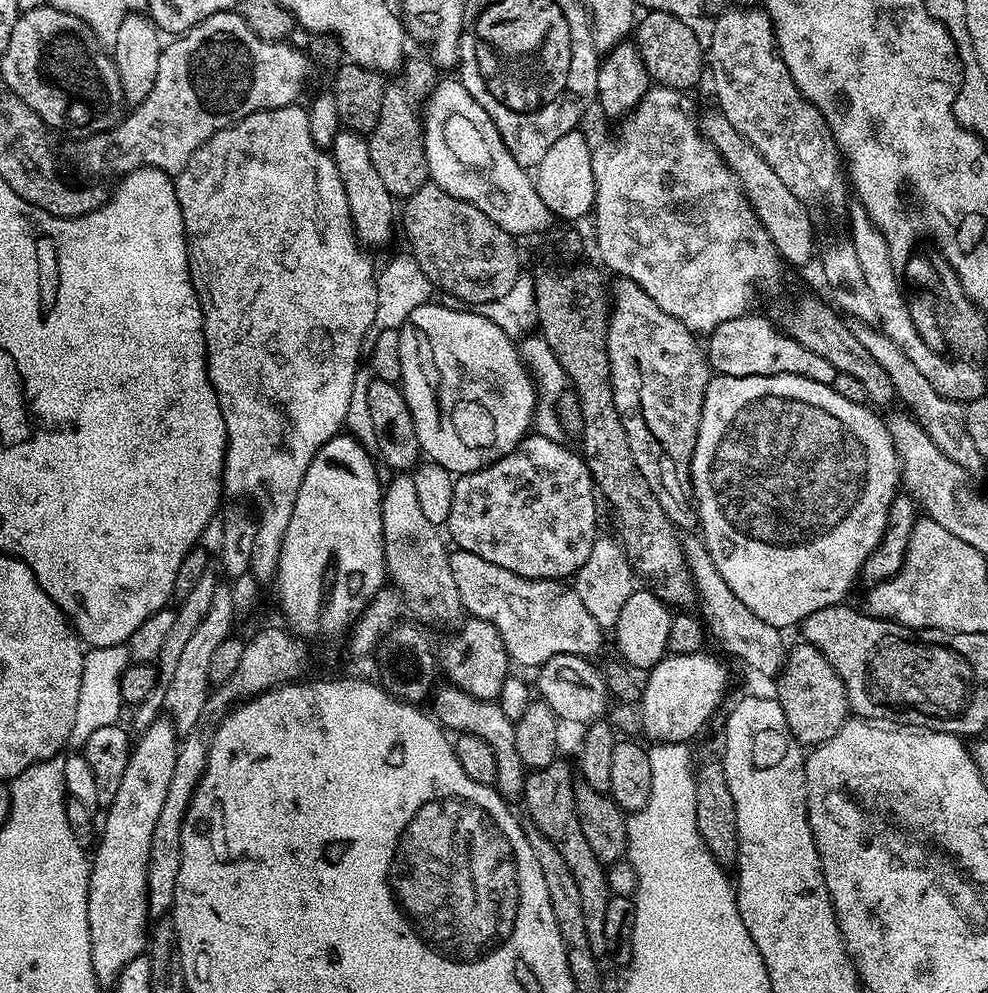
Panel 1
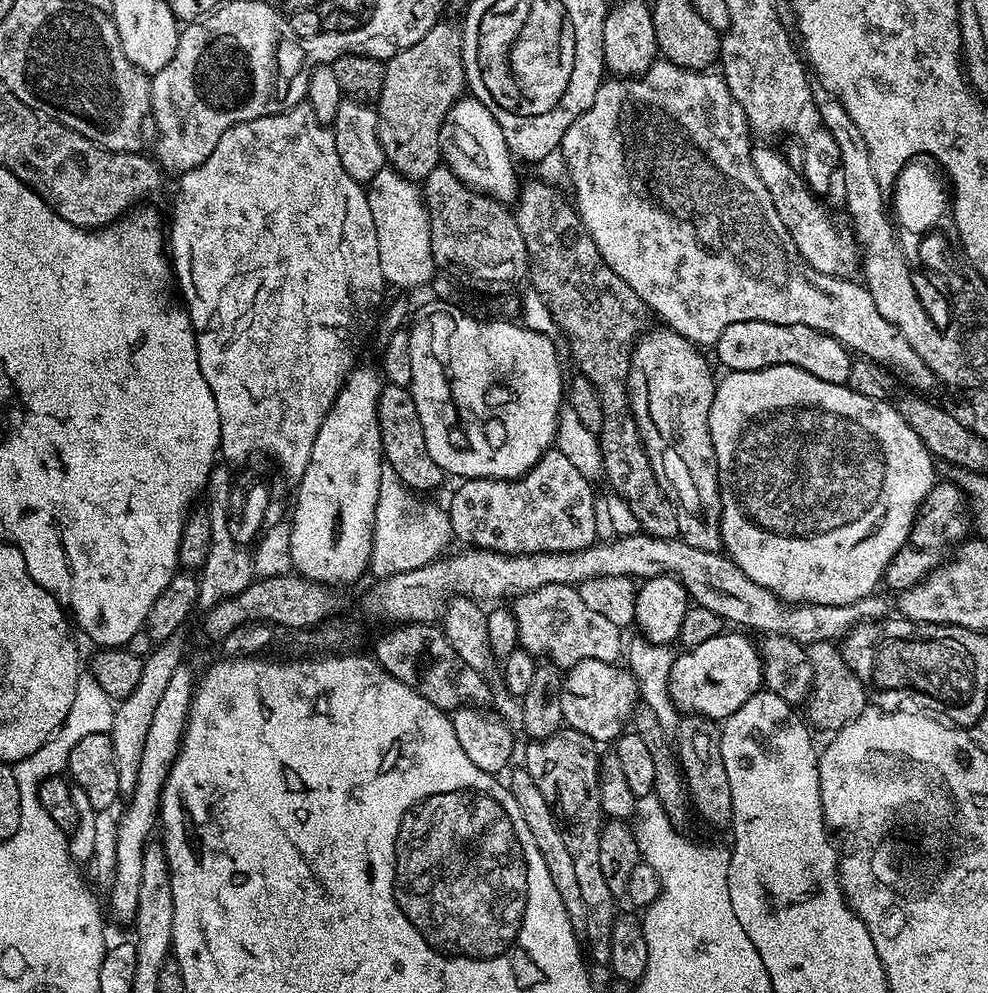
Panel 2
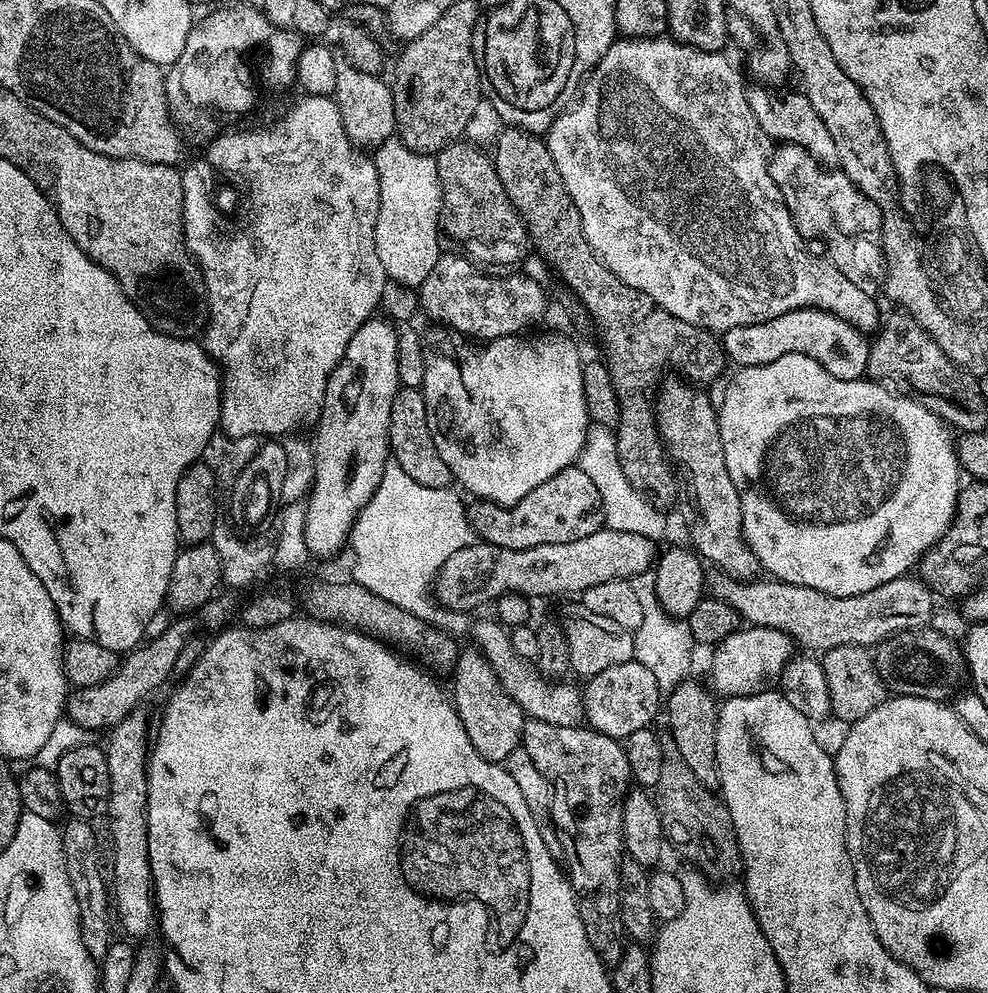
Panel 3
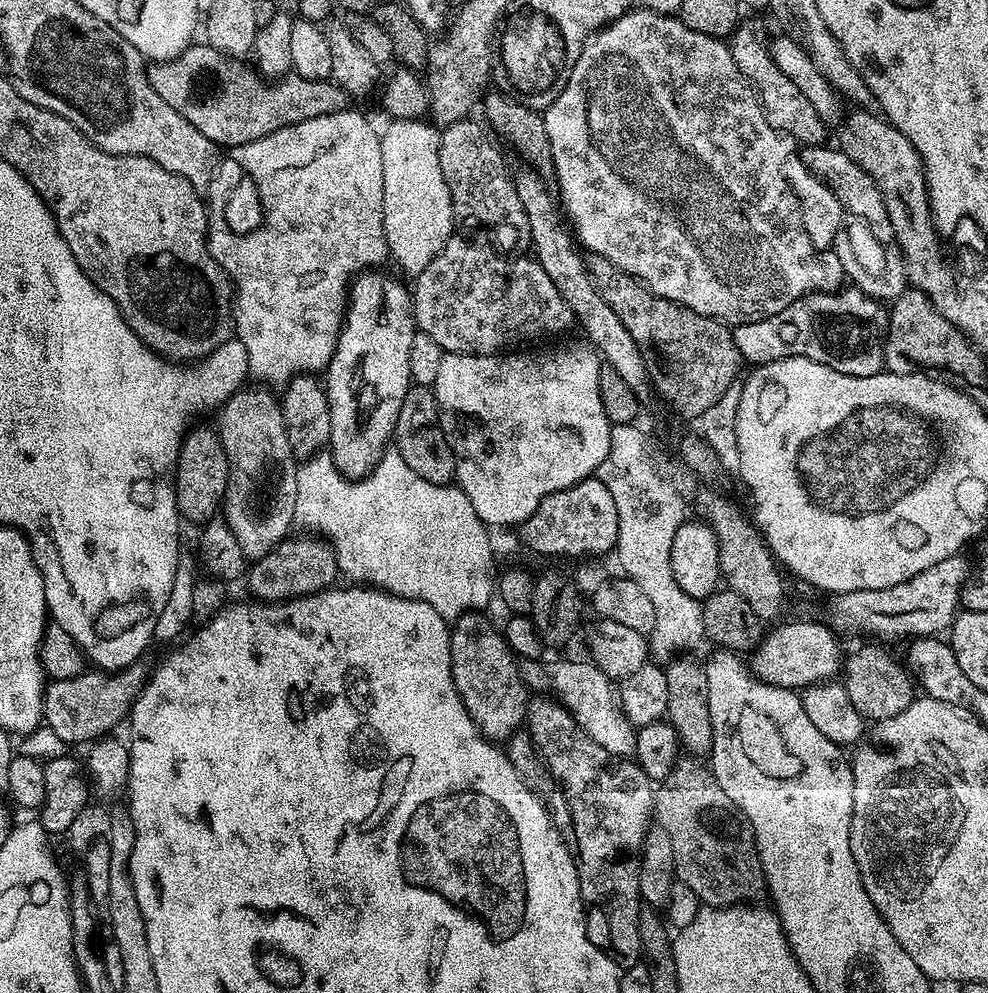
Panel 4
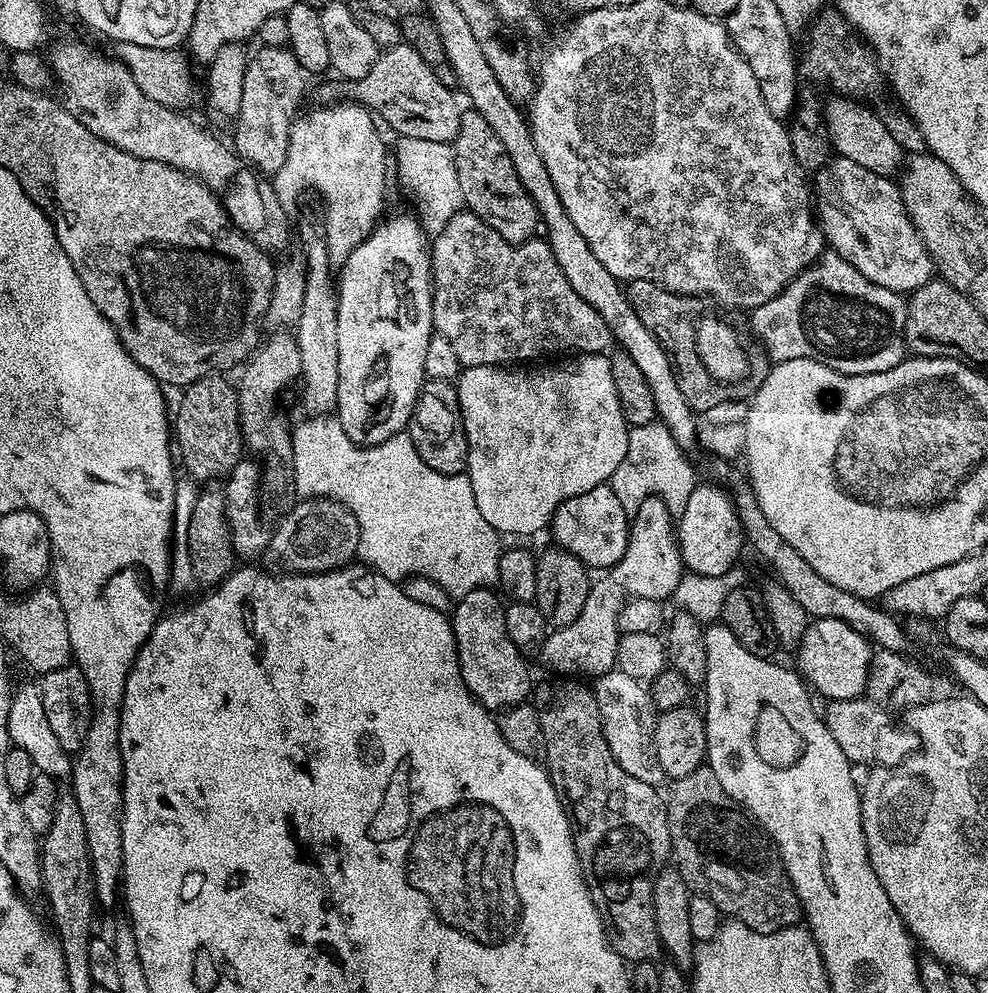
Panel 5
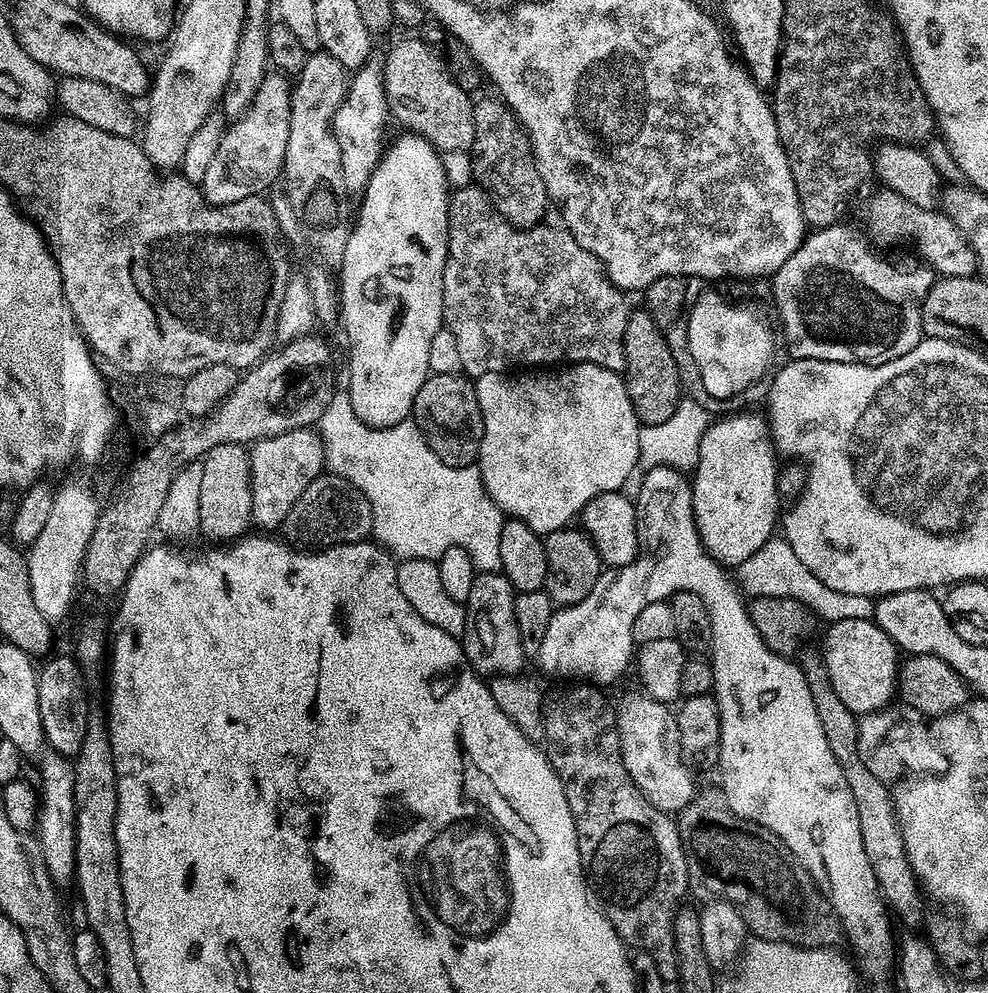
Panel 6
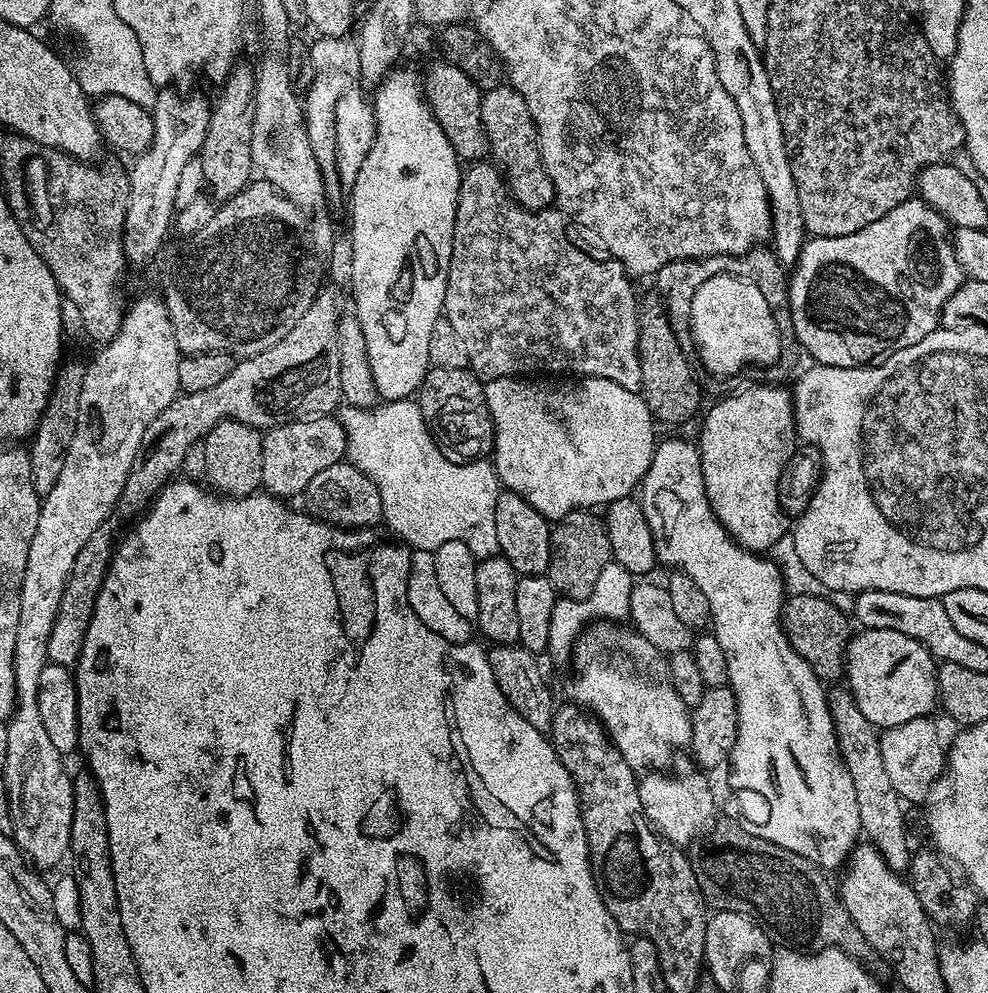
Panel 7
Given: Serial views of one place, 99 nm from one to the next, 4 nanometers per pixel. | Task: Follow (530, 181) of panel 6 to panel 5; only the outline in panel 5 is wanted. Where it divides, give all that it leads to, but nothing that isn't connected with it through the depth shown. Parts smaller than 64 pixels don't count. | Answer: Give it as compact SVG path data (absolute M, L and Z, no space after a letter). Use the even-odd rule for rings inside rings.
M474 110L461 111L458 134L451 147L459 185L462 186L463 207L482 218L486 226L498 230L506 242L522 244L533 239L538 232L536 207L514 170L514 162L510 162L510 154L506 154L502 142L498 142L494 130L490 130L486 118Z

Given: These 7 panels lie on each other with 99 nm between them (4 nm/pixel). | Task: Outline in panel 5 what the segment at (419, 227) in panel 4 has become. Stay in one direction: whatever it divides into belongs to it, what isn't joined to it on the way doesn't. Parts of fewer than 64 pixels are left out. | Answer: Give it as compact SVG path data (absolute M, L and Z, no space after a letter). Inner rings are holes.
M399 137L396 141L396 164L401 182L420 203L420 221L425 233L440 233L450 218L463 209L462 186L454 166L451 145L430 139Z

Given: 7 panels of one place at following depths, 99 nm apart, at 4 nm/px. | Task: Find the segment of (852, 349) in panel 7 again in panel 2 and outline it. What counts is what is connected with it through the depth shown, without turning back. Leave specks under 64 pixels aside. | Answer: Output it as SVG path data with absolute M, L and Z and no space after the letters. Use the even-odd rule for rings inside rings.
M757 320L734 322L726 326L714 345L714 352L728 372L749 372L789 364L806 370L806 374L814 374L814 378L822 378L822 382L835 384L848 383L850 366L854 359L853 353L845 348L842 341L835 340L826 332L801 324L775 324Z

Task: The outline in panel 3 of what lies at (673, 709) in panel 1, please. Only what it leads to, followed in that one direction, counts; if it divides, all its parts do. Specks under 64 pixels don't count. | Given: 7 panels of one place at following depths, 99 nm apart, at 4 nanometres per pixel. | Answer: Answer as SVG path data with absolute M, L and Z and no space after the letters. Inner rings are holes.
M741 626L721 644L715 645L712 656L712 684L717 697L753 696L759 692L771 692L779 685L782 670L794 655L792 639L780 630Z

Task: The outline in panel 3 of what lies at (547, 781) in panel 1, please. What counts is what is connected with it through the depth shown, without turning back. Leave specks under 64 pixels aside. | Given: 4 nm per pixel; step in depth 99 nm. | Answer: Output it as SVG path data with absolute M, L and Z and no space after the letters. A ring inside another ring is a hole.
M528 718L524 721L522 746L526 754L530 754L534 766L538 766L538 774L542 774L551 783L551 823L566 841L567 848L569 844L566 875L572 882L572 889L576 891L586 938L590 938L590 946L594 946L602 963L606 966L615 966L622 958L626 947L626 933L620 921L620 866L618 863L618 857L624 846L624 835L618 796L616 800L616 788L620 794L627 793L632 780L630 762L626 762L624 745L621 741L602 734L591 726L575 728L554 726L550 722Z

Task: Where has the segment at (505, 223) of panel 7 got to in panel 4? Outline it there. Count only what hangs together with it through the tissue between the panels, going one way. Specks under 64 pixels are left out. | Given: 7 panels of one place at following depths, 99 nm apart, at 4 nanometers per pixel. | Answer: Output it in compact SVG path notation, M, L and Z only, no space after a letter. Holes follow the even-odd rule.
M453 234L438 255L430 262L411 285L412 315L419 331L425 332L445 353L461 352L467 356L494 356L517 346L528 346L531 340L544 340L573 327L574 317L570 306L558 294L558 286L550 282L546 270L528 254L509 258L493 250L487 243L475 244Z

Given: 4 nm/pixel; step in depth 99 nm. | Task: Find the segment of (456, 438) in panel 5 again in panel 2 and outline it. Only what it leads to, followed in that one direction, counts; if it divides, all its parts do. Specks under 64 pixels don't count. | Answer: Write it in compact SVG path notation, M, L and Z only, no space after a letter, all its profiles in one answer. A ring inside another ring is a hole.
M390 383L381 387L378 398L378 426L384 451L383 459L409 490L416 494L432 492L446 480L446 473L440 469L438 462L434 462L434 458L430 458L430 450L426 450L426 438L422 434L418 406L409 389Z

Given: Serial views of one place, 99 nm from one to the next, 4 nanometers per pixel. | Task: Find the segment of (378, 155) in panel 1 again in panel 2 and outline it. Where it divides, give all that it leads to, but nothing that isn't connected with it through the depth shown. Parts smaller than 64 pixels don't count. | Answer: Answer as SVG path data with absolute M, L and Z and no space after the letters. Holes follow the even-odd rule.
M441 22L431 28L421 40L414 42L410 50L402 50L402 54L394 54L392 60L384 65L384 81L378 97L380 125L378 138L382 142L385 161L406 179L423 182L430 170L441 167L440 131L446 114L453 104L465 95L464 63L462 62L462 32L447 22Z

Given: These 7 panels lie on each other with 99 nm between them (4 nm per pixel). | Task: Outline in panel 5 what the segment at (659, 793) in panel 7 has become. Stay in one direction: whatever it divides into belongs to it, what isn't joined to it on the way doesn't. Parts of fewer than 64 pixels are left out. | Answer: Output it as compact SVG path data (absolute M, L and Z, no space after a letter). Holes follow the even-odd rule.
M619 670L607 672L595 681L596 701L600 703L602 730L606 734L606 742L610 746L610 754L626 770L626 774L634 774L647 784L657 786L665 783L666 777L662 766L658 764L654 750L654 730L658 709L652 701L651 691L641 681L630 678L630 674Z

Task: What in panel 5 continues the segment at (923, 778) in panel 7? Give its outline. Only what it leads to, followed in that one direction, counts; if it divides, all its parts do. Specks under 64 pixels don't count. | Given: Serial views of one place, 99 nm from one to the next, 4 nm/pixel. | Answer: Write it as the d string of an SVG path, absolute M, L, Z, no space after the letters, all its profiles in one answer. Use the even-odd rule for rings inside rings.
M855 696L849 700L833 700L827 705L828 709L823 709L822 715L824 724L830 730L830 734L834 734L834 742L838 742L838 746L842 746L842 754L846 754L846 758L852 761L853 765L872 764L871 766L891 766L900 764L913 755L920 747L920 740L911 730L903 723L896 720L891 711L882 704L877 704L868 698Z

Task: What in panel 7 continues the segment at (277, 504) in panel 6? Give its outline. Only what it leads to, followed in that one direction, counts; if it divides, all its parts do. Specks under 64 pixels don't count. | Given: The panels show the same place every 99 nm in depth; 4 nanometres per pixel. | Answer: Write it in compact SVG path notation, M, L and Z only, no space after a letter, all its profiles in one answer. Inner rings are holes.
M335 415L314 416L306 420L291 420L289 424L280 424L263 433L262 442L262 485L277 498L289 498L303 493L310 486L310 478L315 478L326 466L334 466L345 459L348 439L339 419Z

